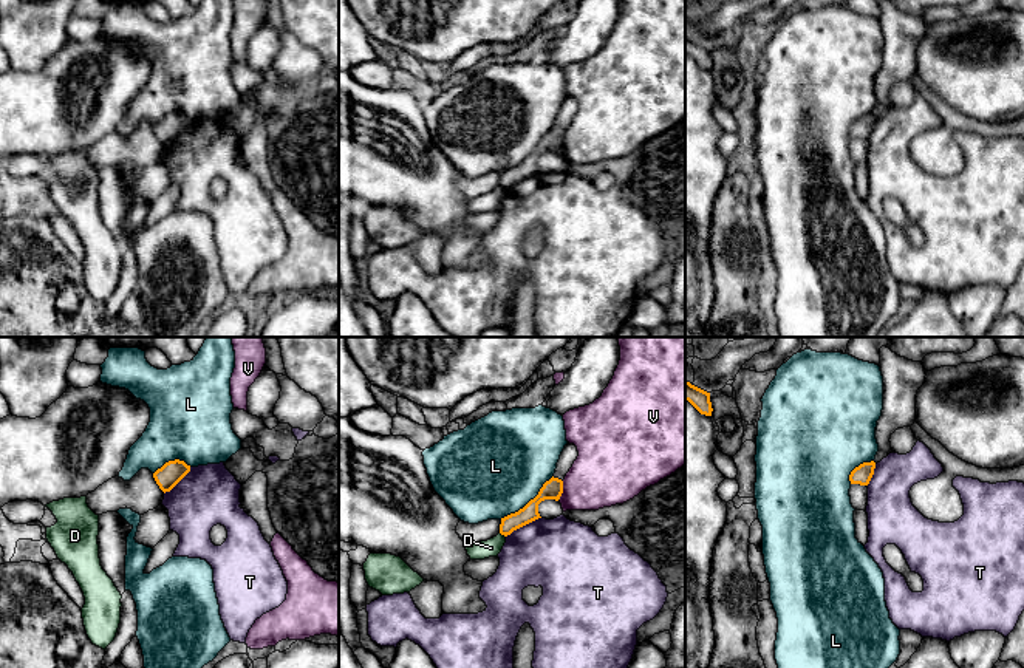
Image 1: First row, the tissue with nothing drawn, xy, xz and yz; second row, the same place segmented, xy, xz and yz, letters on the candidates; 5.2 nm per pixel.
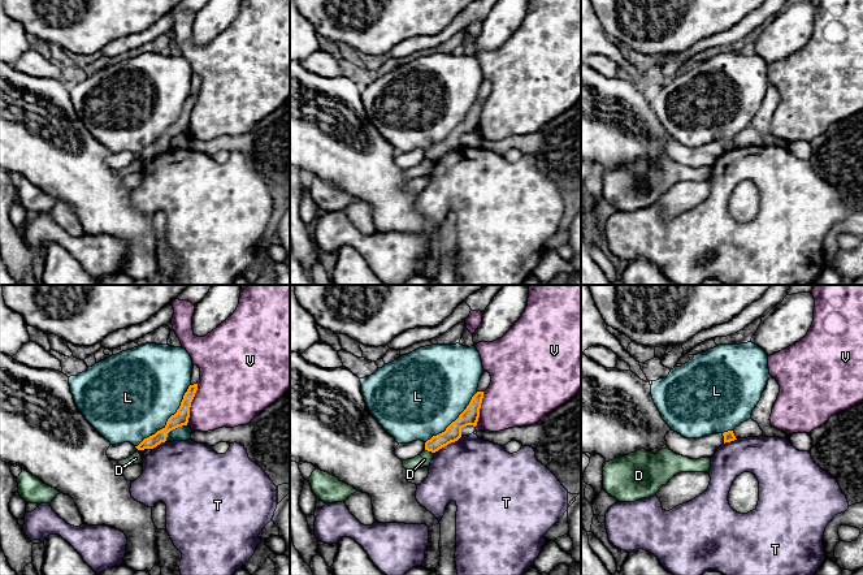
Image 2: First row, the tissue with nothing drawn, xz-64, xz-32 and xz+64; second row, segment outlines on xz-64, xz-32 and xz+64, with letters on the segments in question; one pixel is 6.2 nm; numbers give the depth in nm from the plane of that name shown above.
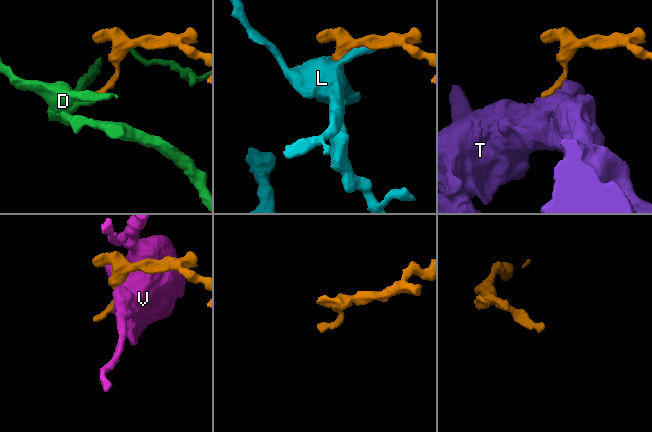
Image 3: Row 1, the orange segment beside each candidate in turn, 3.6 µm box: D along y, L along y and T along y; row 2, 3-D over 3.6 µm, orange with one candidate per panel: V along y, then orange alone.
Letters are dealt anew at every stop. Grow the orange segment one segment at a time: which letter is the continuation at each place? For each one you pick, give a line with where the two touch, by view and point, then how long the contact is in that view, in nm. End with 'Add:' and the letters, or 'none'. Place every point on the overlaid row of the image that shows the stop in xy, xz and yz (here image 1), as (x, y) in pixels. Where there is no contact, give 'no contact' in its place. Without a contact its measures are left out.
Add: none

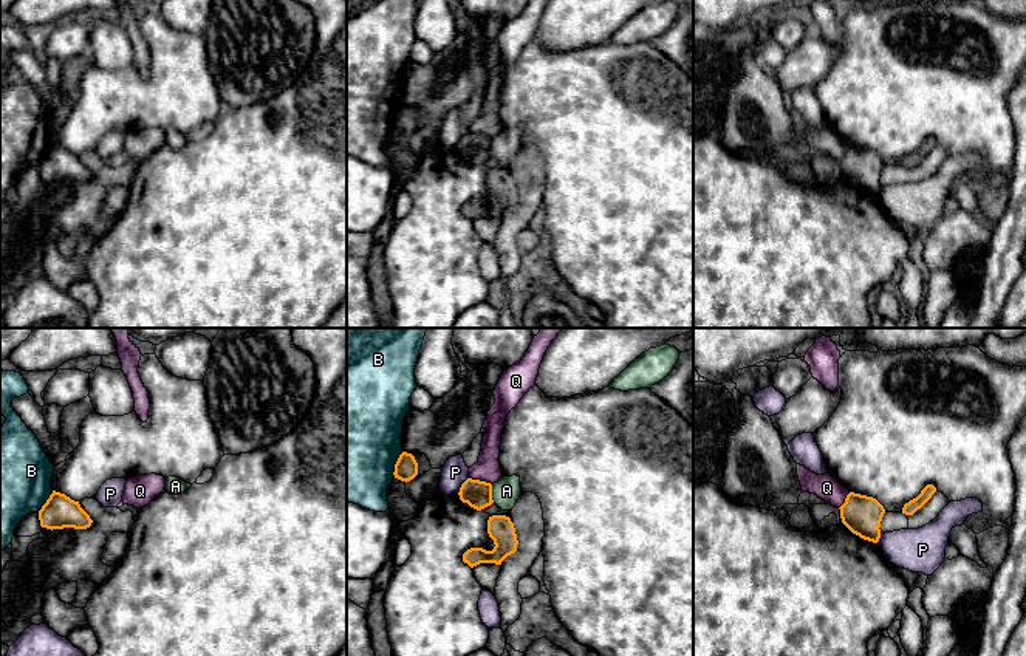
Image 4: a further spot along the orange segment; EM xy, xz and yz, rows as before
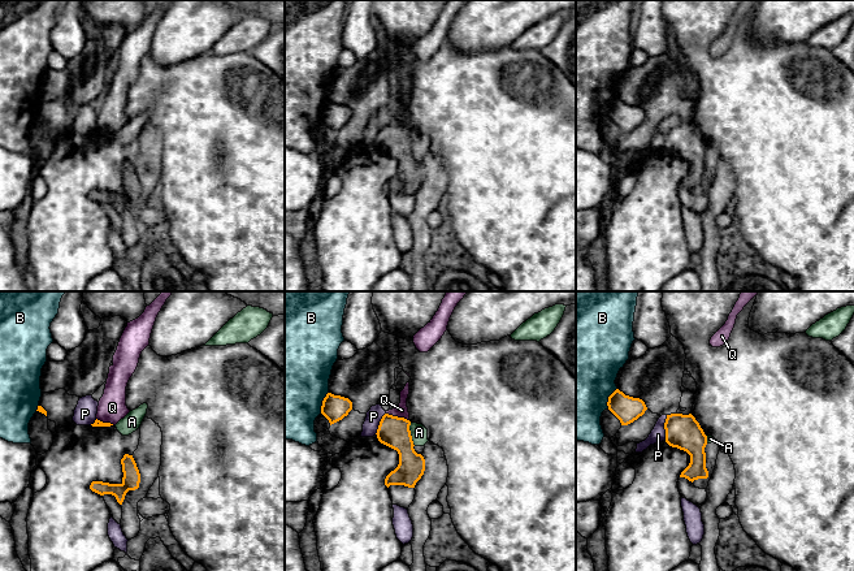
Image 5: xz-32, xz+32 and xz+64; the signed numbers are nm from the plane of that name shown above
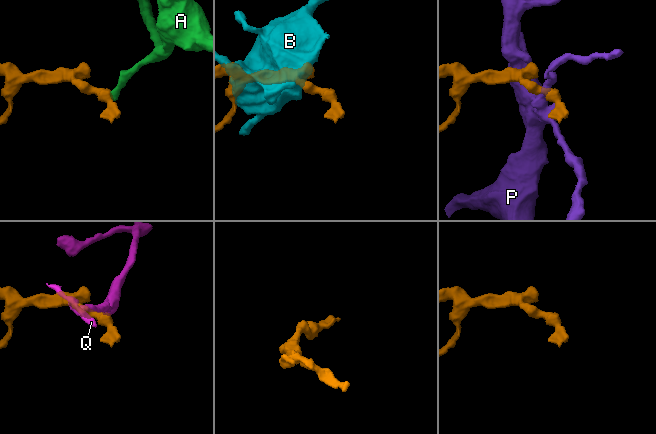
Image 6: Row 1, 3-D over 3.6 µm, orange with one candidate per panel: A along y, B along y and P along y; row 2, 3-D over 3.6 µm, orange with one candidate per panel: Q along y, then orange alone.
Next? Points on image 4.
Add: none

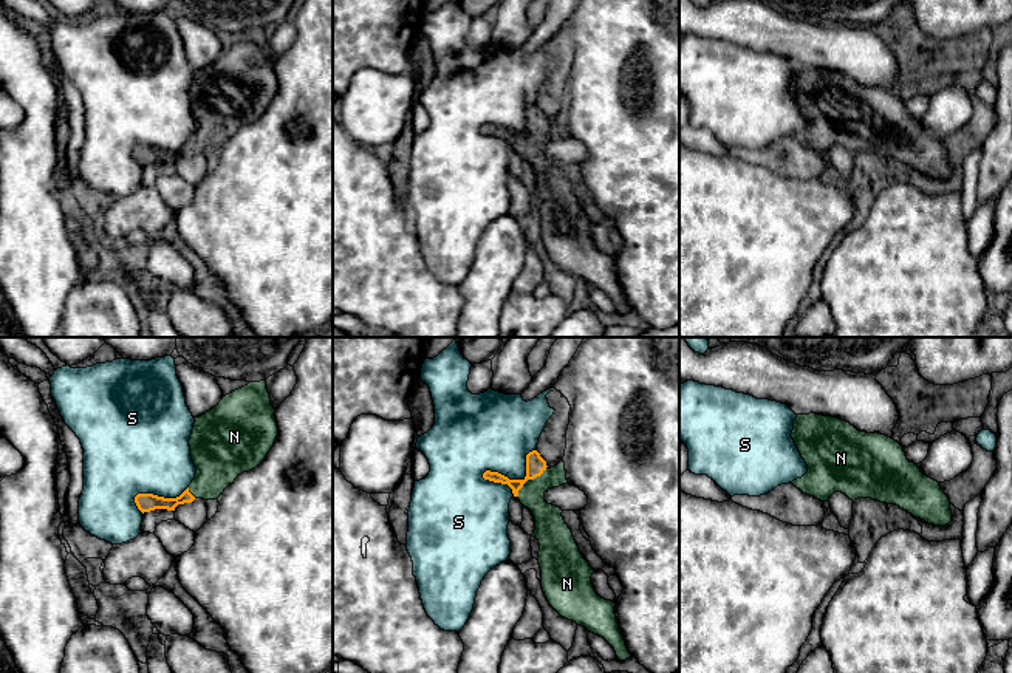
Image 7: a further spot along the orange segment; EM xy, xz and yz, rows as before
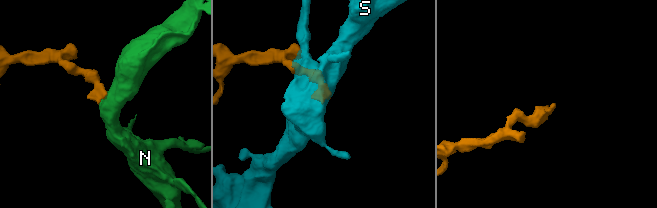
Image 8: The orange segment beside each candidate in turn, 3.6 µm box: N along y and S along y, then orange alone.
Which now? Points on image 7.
N: xz (528, 478) | 220 nm
Add: N

